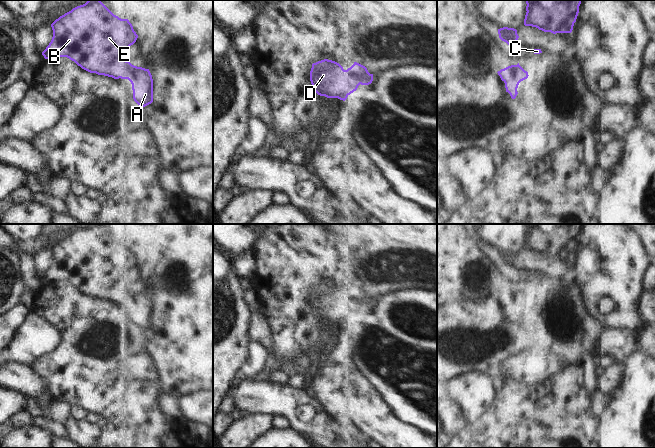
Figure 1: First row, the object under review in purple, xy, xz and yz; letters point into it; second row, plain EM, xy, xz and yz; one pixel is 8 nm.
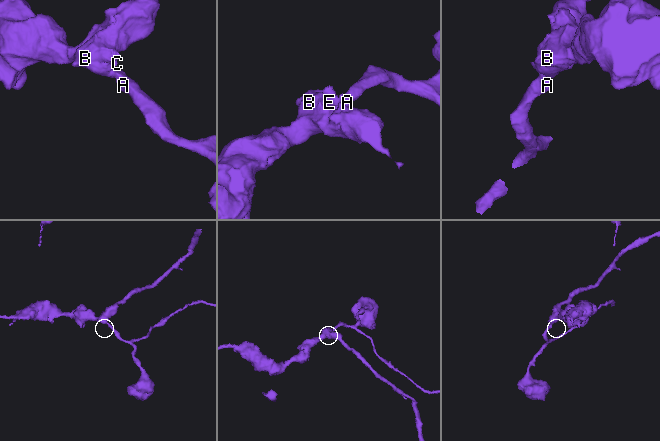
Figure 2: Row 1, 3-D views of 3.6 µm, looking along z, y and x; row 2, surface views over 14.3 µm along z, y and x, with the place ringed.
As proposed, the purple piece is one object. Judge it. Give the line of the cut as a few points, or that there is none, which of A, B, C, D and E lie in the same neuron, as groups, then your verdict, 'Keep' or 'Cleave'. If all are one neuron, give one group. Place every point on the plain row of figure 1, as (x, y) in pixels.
No split. Groups: A B C D E. Keep.

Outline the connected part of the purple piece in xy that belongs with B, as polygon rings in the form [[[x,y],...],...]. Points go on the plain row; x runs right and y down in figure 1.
[[[88,224],[60,240],[51,251],[52,264],[42,276],[45,283],[67,281],[90,297],[128,303],[132,308],[133,323],[140,331],[153,326],[153,303],[149,293],[134,290],[123,282],[124,275],[138,262],[128,243],[114,239],[100,224]]]

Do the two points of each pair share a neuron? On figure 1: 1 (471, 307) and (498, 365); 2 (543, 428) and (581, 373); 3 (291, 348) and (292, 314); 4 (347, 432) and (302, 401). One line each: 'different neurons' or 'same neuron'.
1: same neuron
2: same neuron
3: same neuron
4: same neuron

